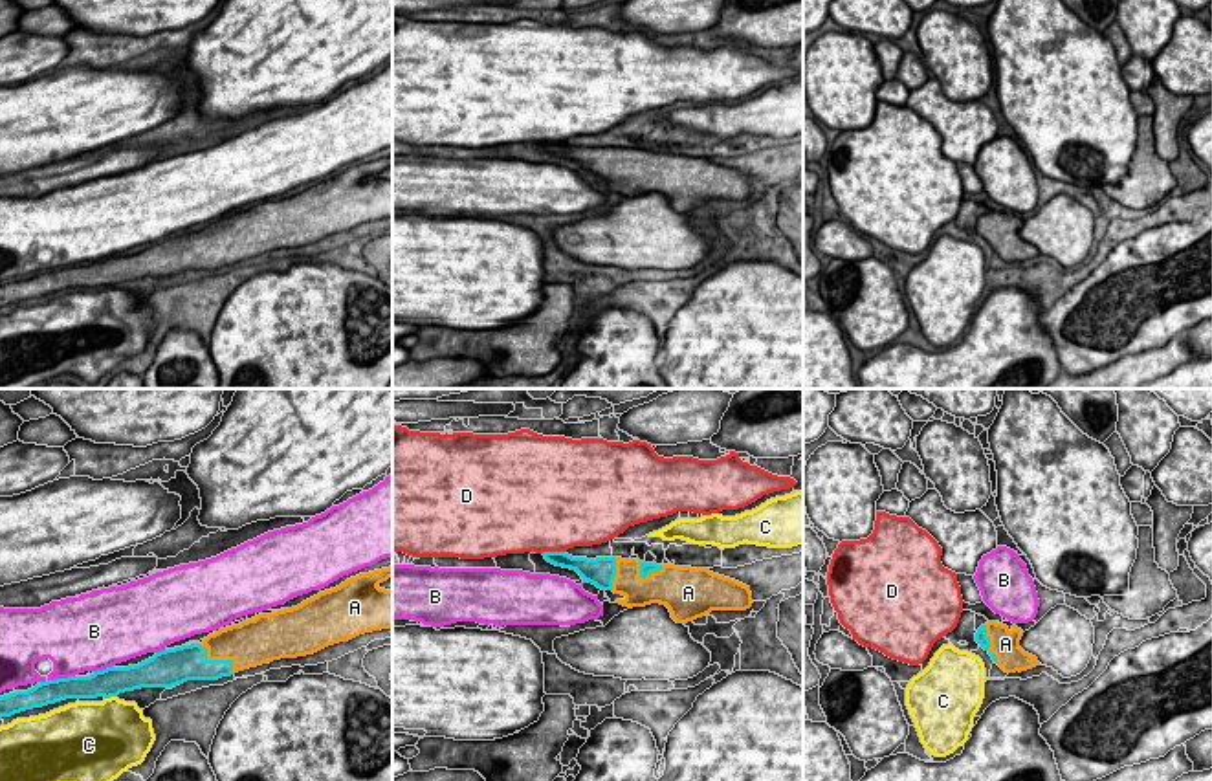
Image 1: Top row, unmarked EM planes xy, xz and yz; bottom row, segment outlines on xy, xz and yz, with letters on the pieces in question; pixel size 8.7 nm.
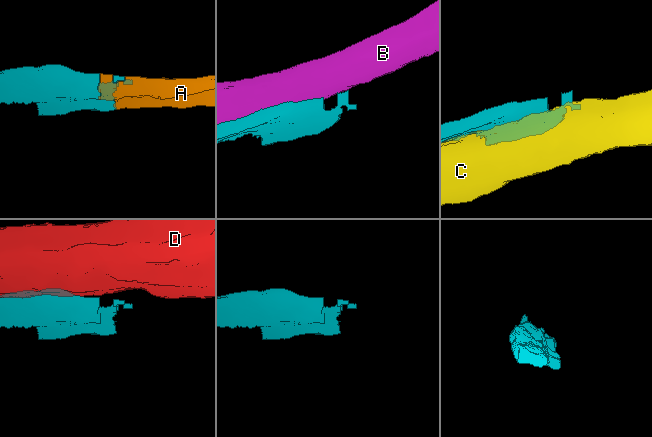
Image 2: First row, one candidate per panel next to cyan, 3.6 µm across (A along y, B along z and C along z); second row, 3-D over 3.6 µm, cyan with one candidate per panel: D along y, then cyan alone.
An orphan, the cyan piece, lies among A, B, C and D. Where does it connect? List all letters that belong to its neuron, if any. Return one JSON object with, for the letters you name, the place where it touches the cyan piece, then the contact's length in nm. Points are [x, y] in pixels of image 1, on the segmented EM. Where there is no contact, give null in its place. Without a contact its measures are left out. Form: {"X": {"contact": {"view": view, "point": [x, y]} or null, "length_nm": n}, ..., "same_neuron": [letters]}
{"A": {"contact": {"view": "xy", "point": [219, 660]}, "length_nm": 400}, "same_neuron": ["A"]}

